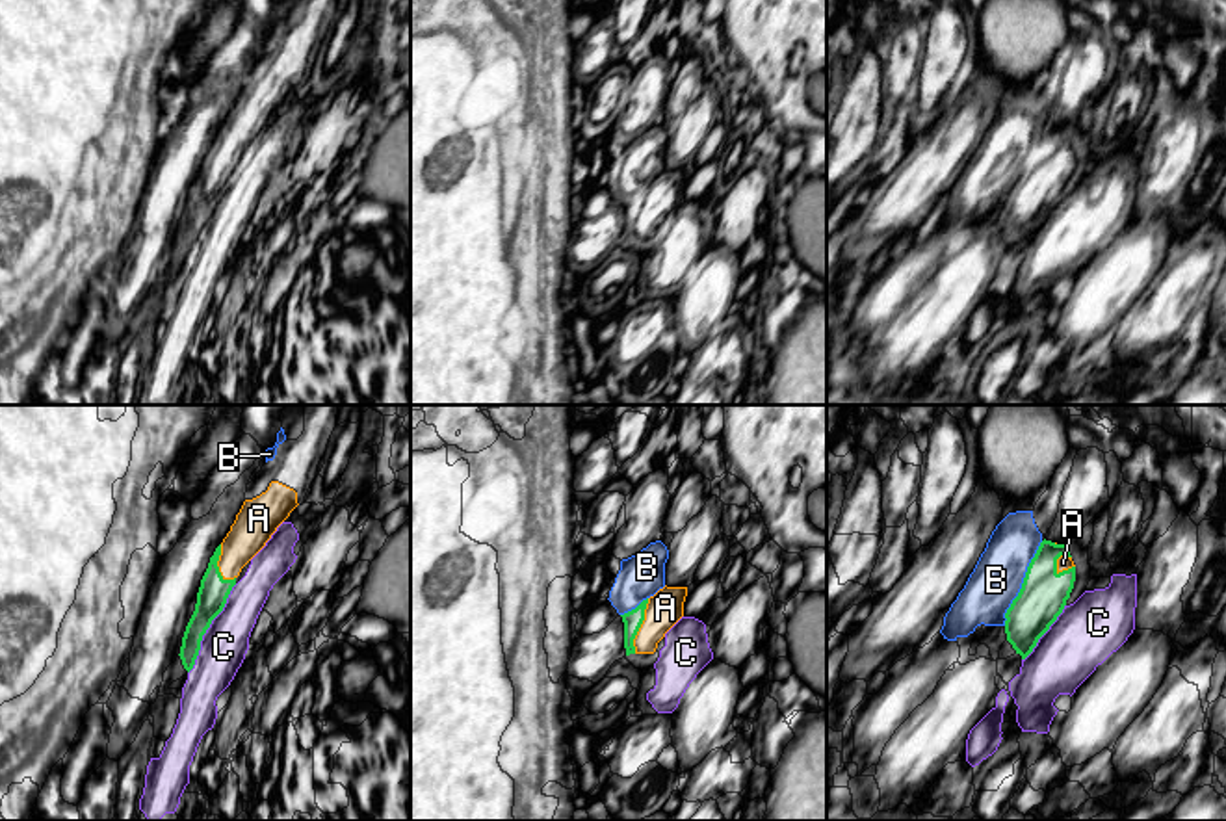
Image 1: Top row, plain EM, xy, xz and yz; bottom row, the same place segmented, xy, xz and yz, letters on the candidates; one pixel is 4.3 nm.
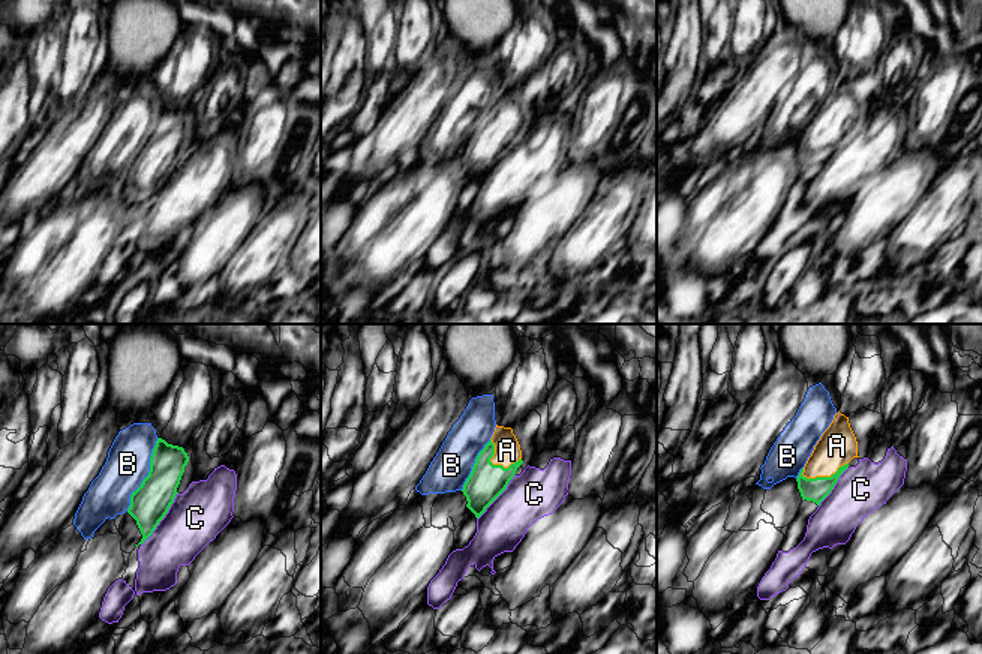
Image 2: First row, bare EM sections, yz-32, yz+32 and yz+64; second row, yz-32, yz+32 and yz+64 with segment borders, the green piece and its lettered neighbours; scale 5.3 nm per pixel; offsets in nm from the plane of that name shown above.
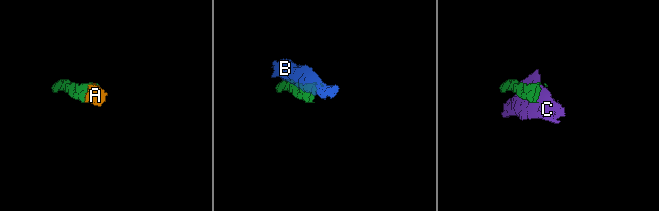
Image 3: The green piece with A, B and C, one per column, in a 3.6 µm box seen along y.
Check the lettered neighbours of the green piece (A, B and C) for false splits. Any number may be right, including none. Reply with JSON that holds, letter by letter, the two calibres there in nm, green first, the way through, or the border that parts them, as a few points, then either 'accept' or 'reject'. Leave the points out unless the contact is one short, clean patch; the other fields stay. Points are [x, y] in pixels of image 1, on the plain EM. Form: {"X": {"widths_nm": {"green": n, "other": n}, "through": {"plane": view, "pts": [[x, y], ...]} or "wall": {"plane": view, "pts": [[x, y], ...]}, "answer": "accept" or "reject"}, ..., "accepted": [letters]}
{"A": {"widths_nm": {"green": 80, "other": 160}, "through": {"plane": "xz", "pts": [[632, 205], [639, 210], [665, 192]]}, "answer": "accept"}, "B": {"widths_nm": {"green": 200, "other": 220}, "answer": "reject"}, "C": {"widths_nm": {"green": 130, "other": 200}, "answer": "reject"}, "accepted": ["A"]}

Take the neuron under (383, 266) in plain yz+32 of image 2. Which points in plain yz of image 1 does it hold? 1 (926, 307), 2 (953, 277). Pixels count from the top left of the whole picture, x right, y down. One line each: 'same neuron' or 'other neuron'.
1: same neuron
2: same neuron

